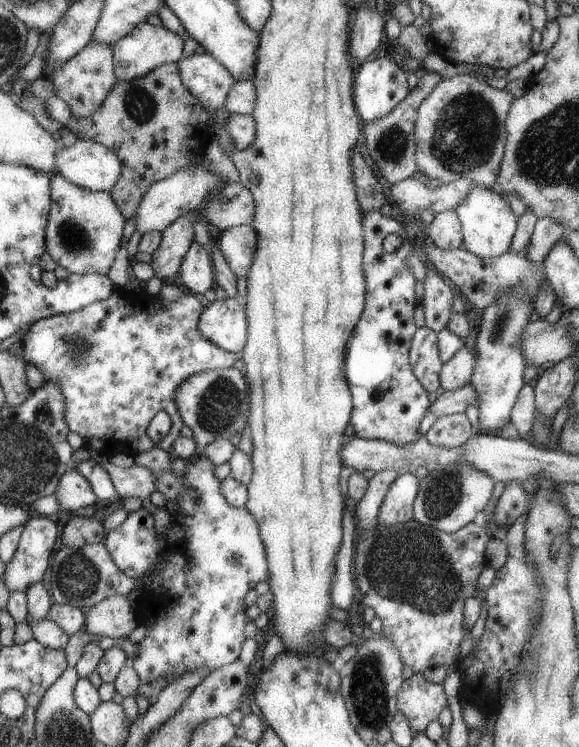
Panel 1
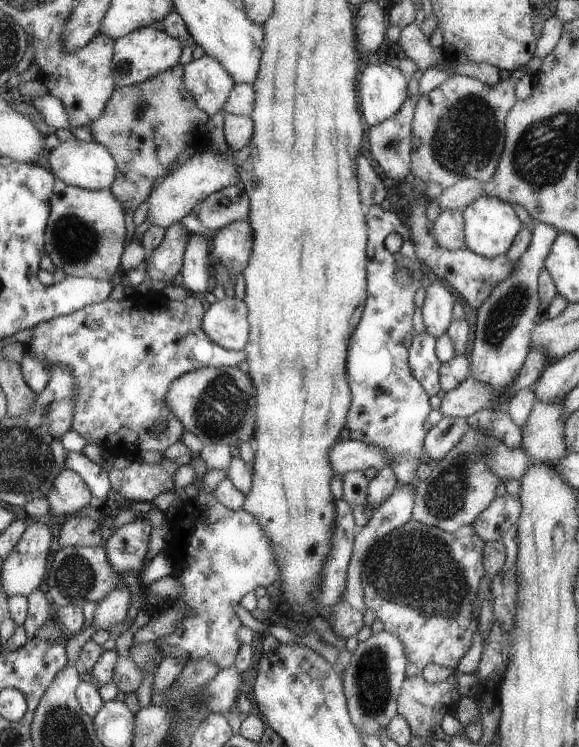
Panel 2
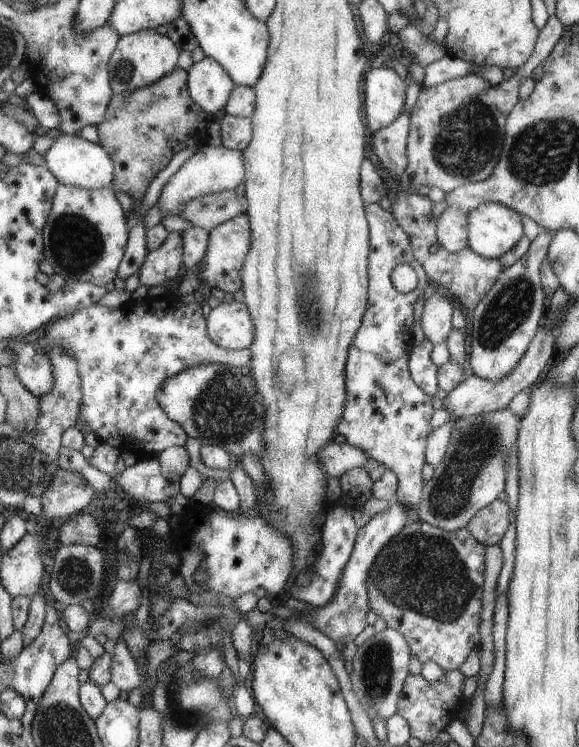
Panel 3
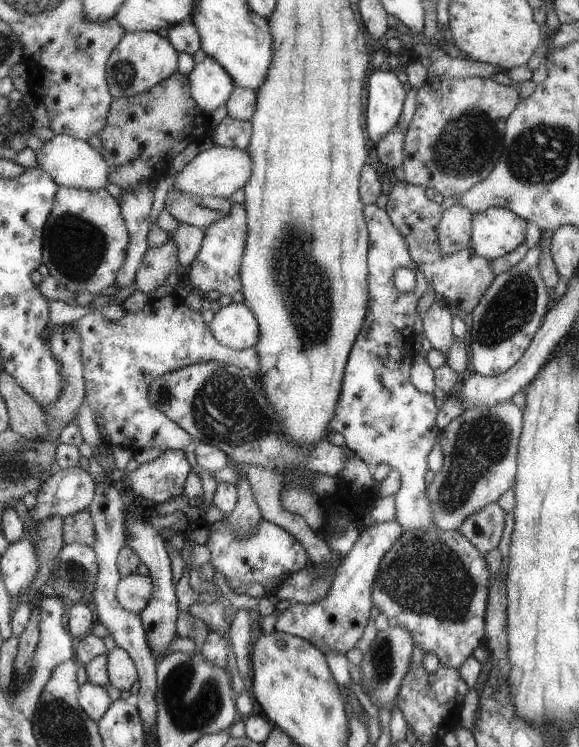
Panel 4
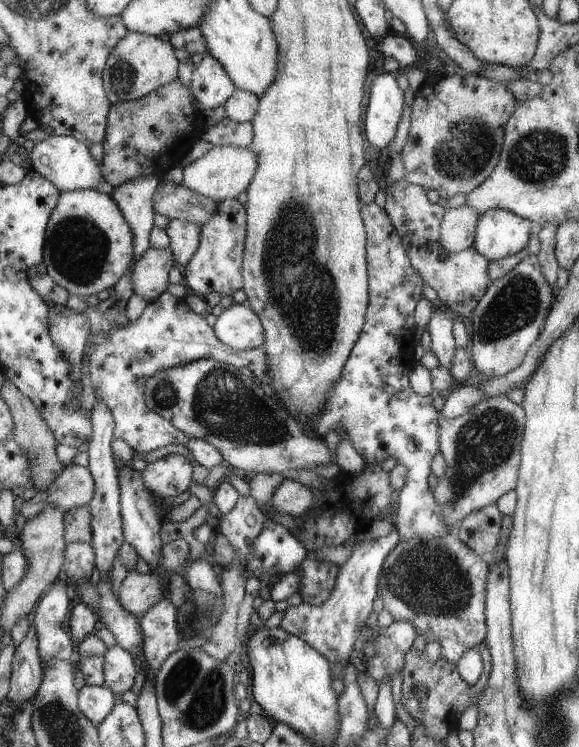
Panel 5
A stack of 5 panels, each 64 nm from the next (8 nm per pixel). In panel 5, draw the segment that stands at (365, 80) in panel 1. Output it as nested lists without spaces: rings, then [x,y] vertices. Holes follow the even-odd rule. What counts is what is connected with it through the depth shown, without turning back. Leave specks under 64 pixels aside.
[[[378,74],[371,81],[369,86],[369,102],[367,102],[367,111],[365,120],[363,120],[363,132],[367,134],[367,141],[371,147],[381,150],[383,146],[389,144],[389,140],[395,134],[395,126],[401,118],[401,110],[403,110],[403,92],[399,90],[399,86],[395,84],[395,76],[393,74]]]

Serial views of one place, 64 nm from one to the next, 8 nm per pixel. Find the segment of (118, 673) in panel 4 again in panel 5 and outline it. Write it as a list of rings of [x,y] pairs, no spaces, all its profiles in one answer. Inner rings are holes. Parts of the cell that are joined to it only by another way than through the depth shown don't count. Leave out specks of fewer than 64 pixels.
[[[115,644],[104,655],[103,687],[113,694],[123,694],[131,689],[135,678],[135,665],[126,649]]]

